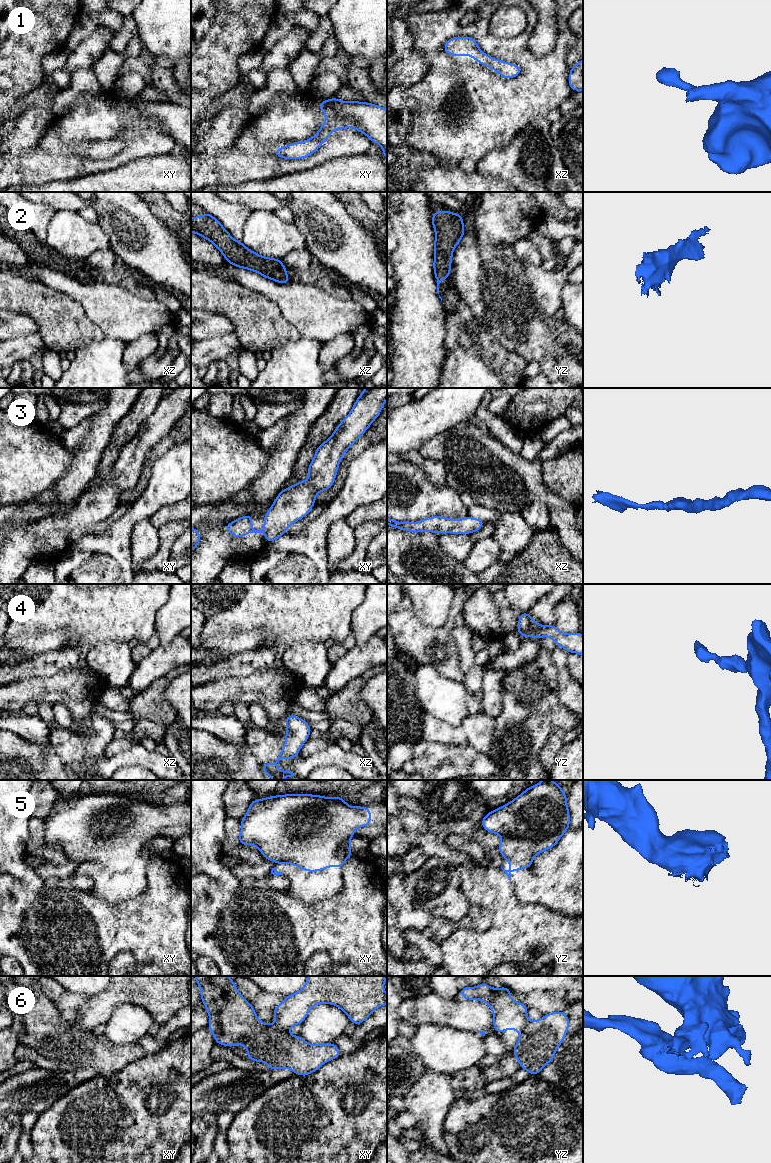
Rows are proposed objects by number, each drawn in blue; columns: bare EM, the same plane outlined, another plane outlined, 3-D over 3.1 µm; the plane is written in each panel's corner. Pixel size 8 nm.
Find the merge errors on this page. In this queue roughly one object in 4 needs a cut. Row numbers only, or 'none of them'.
6

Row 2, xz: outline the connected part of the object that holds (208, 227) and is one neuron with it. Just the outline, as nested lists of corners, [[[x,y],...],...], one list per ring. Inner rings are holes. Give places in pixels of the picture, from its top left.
[[[203,212],[205,216],[191,217],[191,232],[211,242],[228,263],[256,272],[278,284],[291,283],[281,259],[257,254],[242,241],[236,241],[213,215]]]

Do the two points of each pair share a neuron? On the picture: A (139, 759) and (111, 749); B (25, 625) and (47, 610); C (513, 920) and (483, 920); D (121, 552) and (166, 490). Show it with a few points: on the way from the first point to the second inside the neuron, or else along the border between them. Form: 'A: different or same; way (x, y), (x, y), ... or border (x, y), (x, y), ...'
A: different; border (122, 750), (110, 757), (103, 756)
B: same; way (32, 625), (37, 625), (43, 617)
C: different; border (475, 904), (491, 915), (482, 932)
D: same; way (120, 535), (121, 529), (149, 502)

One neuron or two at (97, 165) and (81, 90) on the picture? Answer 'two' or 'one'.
two

